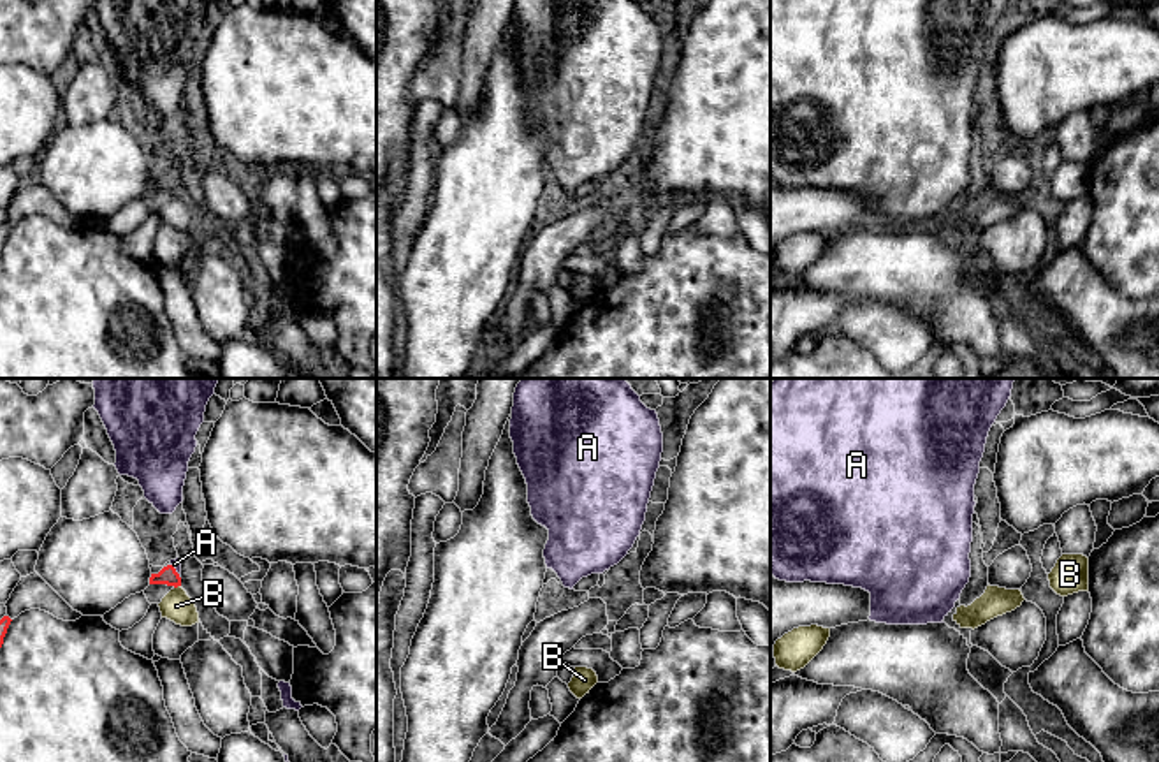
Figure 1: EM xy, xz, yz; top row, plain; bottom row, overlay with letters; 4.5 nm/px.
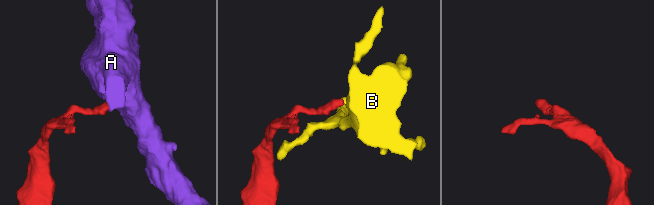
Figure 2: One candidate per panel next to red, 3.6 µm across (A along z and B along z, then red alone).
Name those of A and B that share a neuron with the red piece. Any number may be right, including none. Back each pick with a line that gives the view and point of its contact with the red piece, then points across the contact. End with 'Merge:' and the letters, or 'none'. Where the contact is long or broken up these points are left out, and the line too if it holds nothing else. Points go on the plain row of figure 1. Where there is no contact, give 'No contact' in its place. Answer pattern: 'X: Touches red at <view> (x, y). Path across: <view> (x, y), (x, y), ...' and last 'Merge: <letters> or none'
A: Touches red at xy (174, 176). Path across: xy (167, 182), (174, 176), (174, 169)
Merge: A

